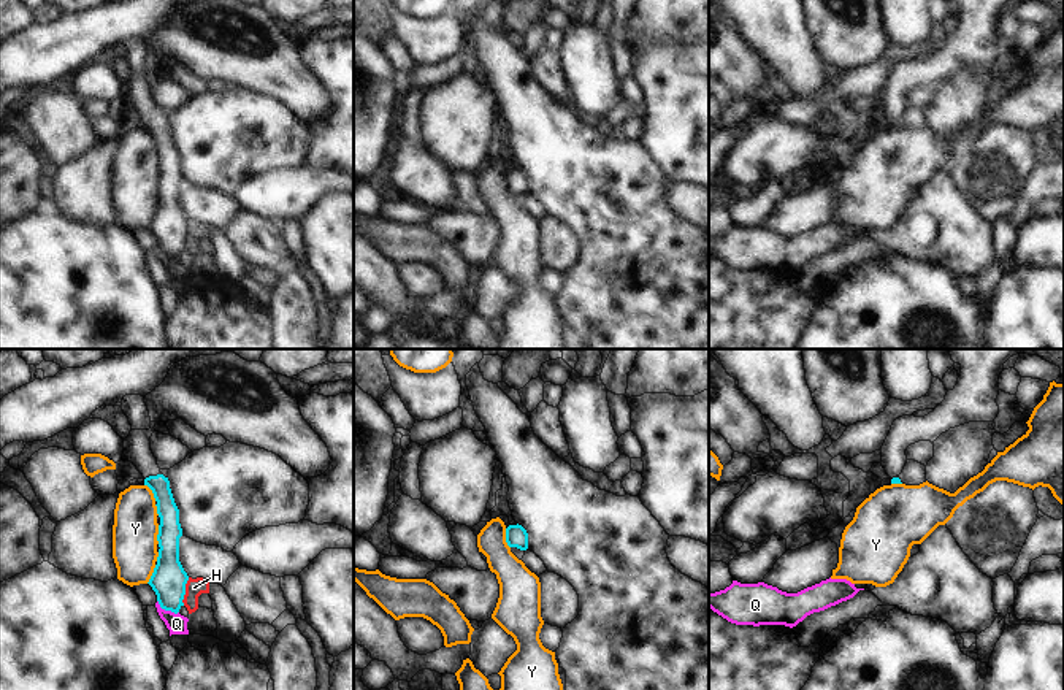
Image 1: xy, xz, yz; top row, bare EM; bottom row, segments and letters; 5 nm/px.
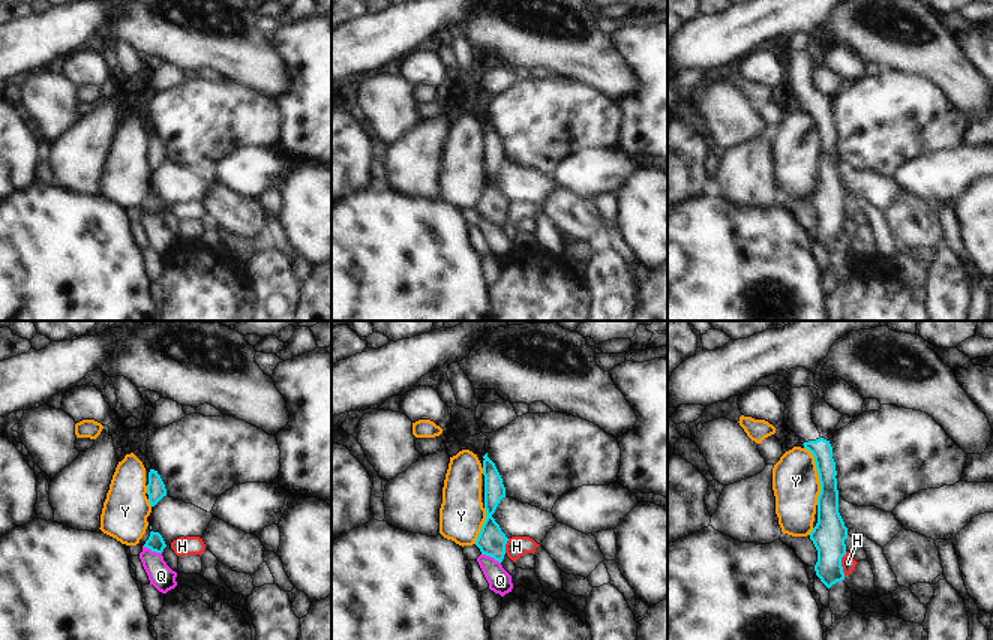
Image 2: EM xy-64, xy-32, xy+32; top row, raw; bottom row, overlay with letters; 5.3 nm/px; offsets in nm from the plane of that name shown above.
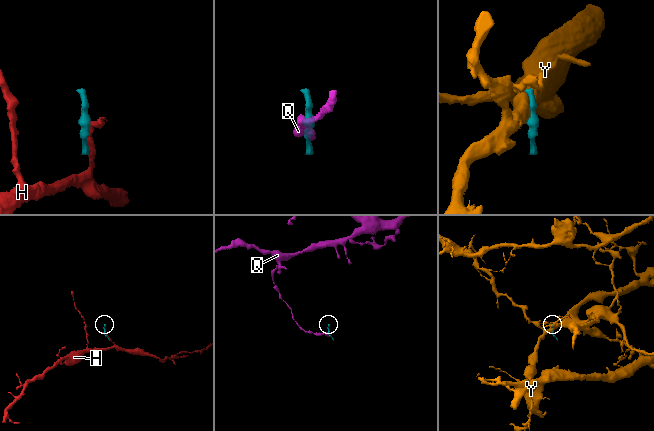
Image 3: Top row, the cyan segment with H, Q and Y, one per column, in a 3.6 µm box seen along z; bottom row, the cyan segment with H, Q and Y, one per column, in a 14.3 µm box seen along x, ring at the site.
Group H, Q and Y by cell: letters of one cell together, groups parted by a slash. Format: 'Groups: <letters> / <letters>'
Groups: H / Q / Y.

